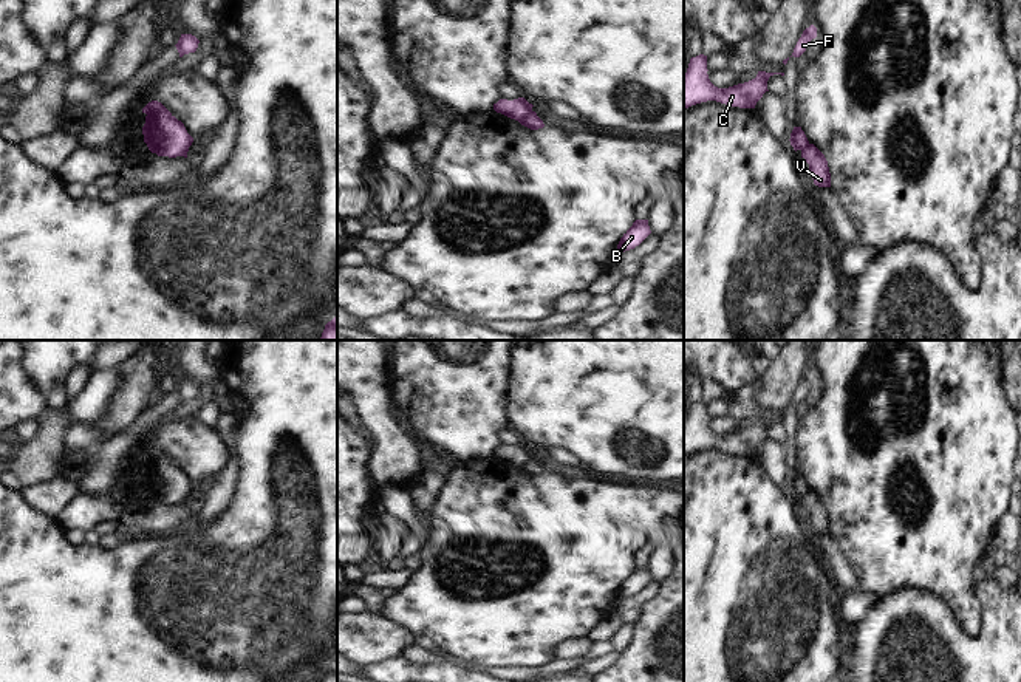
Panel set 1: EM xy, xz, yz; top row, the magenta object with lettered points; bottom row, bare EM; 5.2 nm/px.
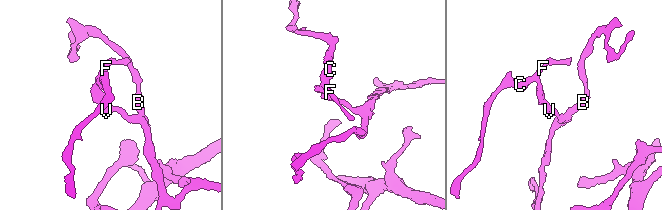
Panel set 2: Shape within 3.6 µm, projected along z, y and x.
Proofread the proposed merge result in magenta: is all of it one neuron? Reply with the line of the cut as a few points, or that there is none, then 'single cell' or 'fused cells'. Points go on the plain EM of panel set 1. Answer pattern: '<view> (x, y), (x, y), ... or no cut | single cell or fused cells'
xz (531, 456), (519, 467) | fused cells

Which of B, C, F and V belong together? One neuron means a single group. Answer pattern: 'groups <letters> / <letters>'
groups B V / C F

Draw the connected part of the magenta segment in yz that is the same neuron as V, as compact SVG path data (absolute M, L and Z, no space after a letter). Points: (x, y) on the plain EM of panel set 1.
M808 490L801 496L801 504L809 510L814 530L818 534L831 534L831 520L825 501L814 492Z

